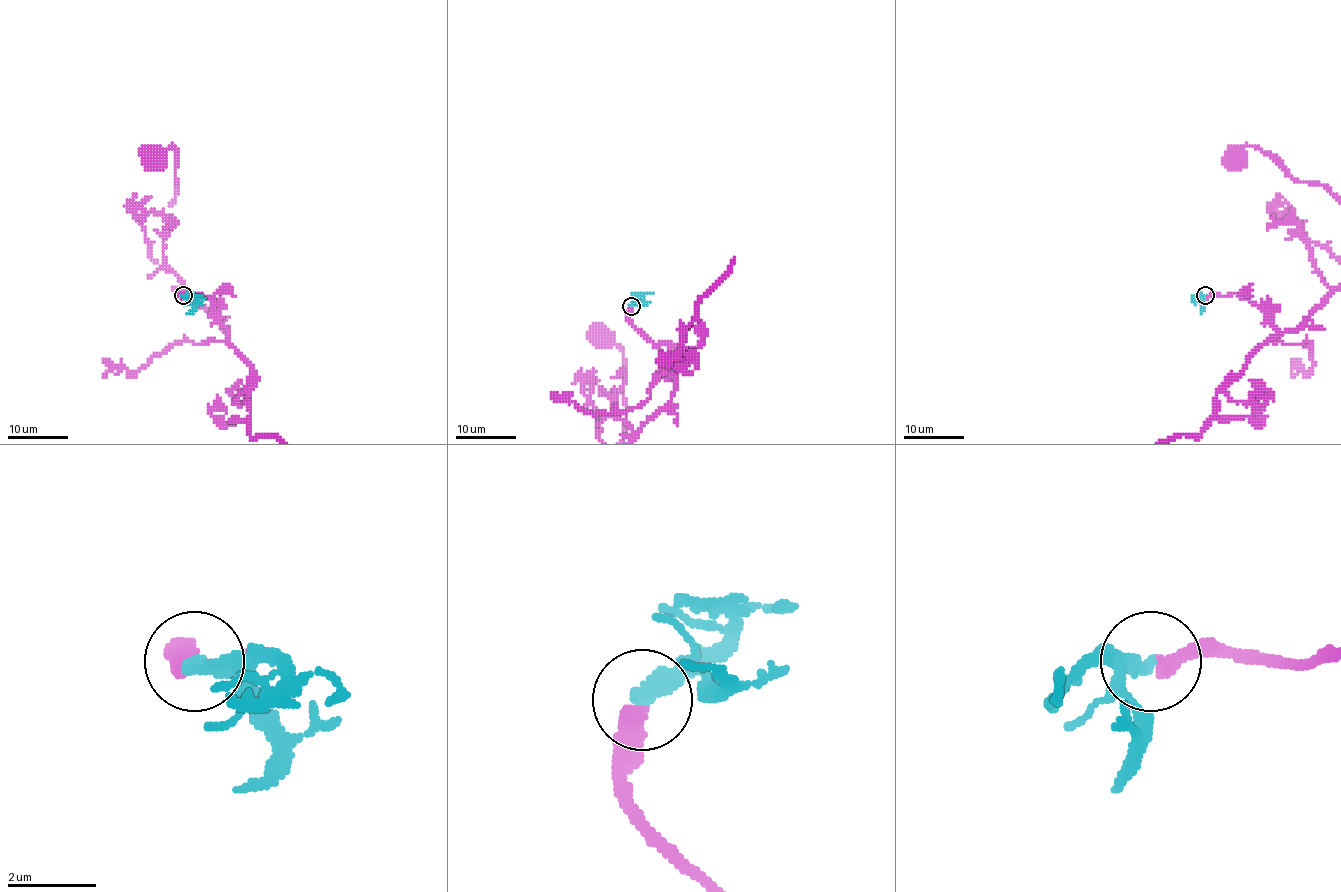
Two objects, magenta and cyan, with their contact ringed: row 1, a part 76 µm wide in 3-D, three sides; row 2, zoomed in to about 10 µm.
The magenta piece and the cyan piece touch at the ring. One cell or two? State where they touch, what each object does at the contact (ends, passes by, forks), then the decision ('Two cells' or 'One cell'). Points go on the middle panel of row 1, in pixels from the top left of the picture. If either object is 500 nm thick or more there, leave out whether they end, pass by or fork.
Place: (631, 306). At the ring magenta ends. At the ring cyan ends. One cell

